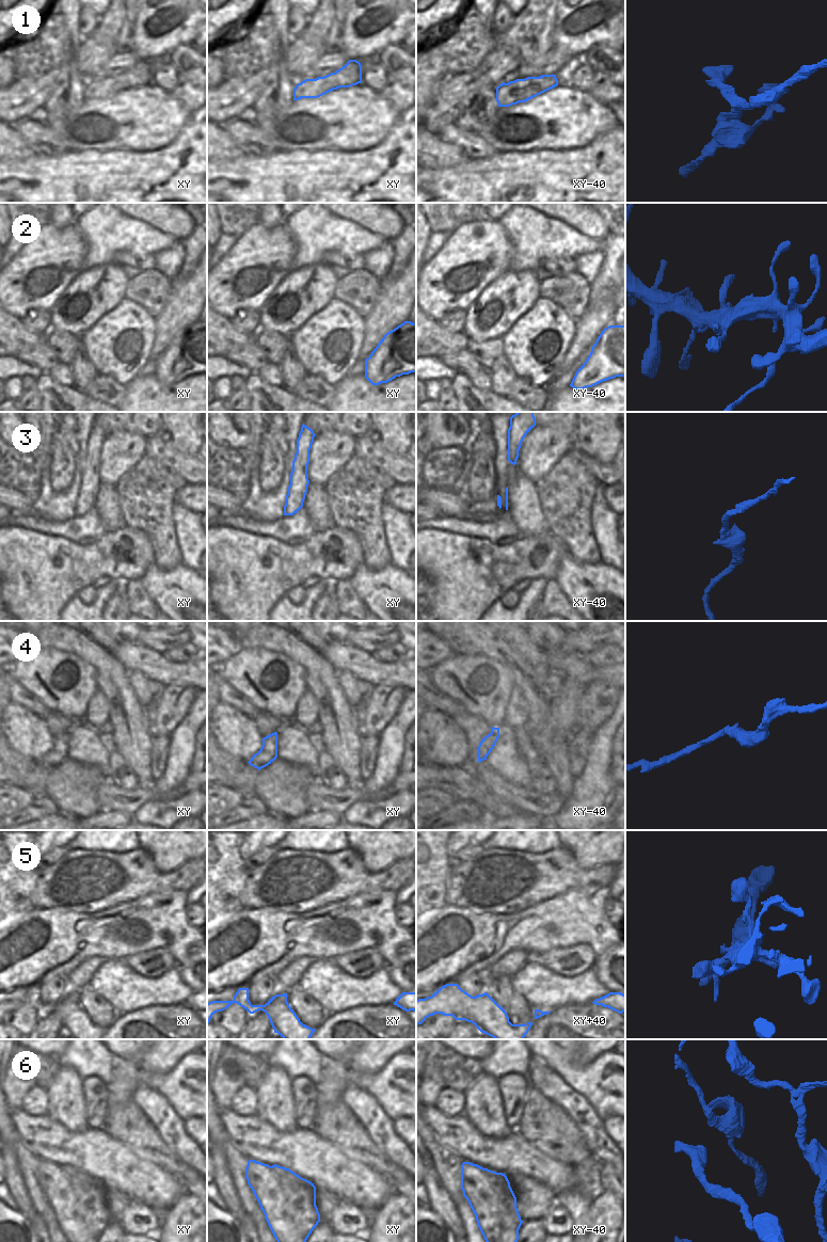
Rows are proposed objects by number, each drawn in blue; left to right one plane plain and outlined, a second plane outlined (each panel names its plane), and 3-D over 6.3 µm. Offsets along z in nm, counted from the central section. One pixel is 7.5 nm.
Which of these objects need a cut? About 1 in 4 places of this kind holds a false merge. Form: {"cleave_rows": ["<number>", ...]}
{"cleave_rows": ["6"]}

